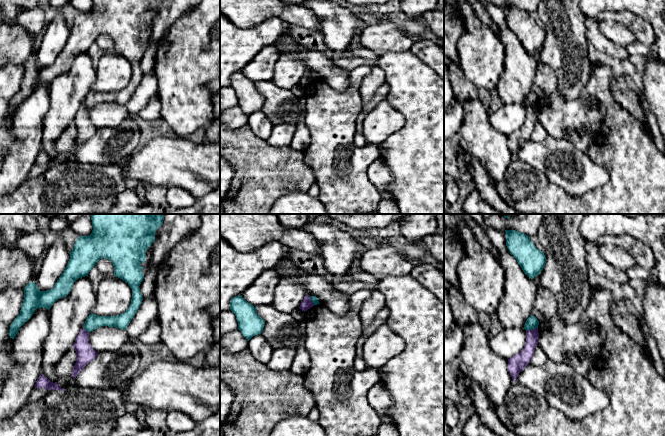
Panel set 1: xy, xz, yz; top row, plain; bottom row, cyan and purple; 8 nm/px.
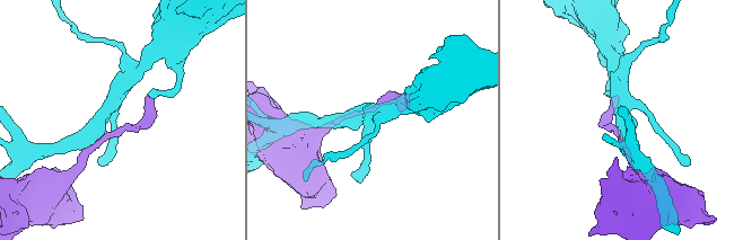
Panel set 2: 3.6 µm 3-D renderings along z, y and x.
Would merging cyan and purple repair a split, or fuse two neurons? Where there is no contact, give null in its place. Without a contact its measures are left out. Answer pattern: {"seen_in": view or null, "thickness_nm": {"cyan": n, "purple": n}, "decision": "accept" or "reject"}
{"seen_in": "yz", "thickness_nm": {"cyan": 100, "purple": 120}, "decision": "reject"}

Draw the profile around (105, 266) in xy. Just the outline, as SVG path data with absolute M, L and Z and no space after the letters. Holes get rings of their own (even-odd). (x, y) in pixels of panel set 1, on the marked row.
M106 258L100 259L95 267L104 275L104 277L114 276L114 266L112 262Z

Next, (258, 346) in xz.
M261 333L253 336L248 341L248 350L251 352L256 360L263 364L267 364L268 361L271 359L274 349L270 346L270 344Z

